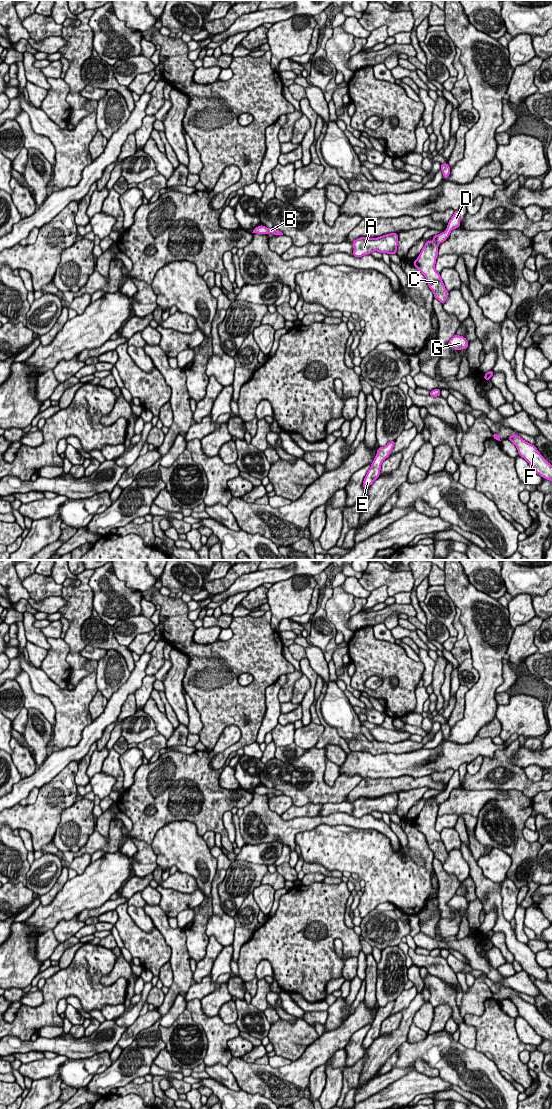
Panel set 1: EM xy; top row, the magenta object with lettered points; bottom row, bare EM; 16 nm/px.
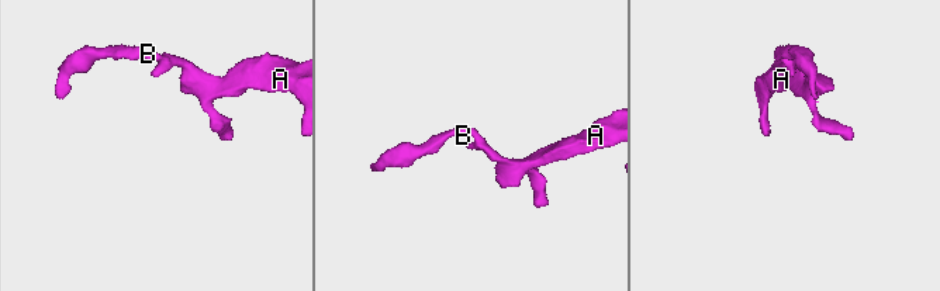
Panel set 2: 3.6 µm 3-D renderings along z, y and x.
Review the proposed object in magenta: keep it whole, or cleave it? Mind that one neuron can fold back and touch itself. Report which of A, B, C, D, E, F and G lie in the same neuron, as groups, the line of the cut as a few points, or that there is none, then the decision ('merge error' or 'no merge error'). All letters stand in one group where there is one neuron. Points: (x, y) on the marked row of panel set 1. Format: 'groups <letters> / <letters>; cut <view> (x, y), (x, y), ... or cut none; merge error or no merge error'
groups A B C D E F G; cut none; no merge error

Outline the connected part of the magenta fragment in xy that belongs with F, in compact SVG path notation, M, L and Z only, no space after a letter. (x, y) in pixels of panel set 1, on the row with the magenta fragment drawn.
M516 434L510 435L508 439L517 447L519 456L524 458L537 474L552 481L552 465L540 454L536 446Z

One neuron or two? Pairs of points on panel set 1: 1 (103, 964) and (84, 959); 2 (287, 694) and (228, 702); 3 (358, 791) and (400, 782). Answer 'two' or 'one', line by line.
1: one
2: two
3: one

